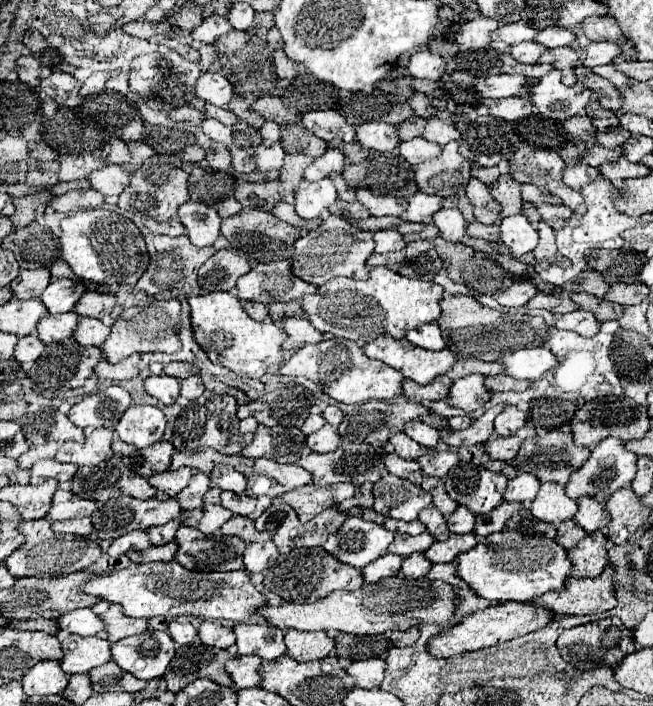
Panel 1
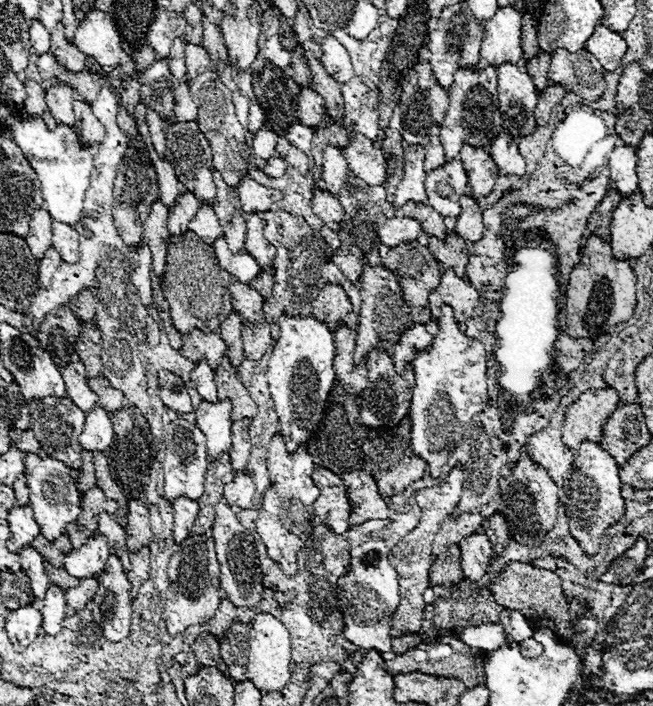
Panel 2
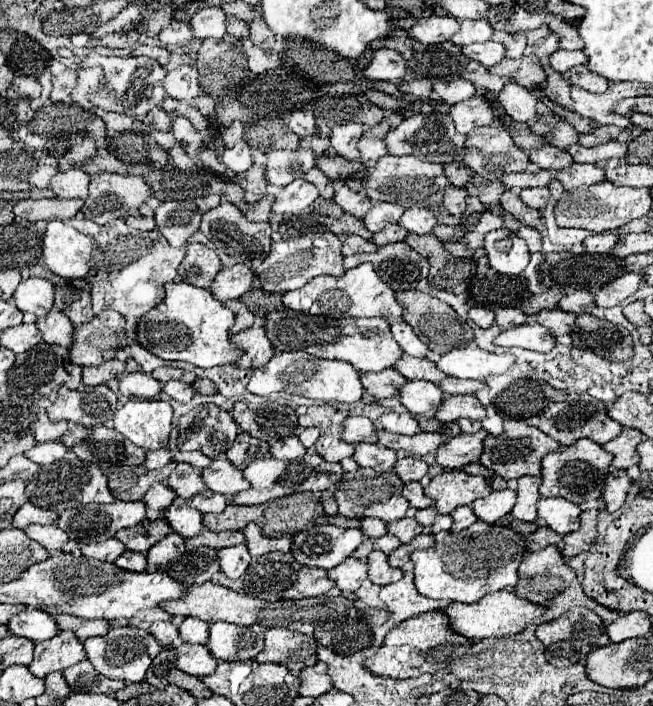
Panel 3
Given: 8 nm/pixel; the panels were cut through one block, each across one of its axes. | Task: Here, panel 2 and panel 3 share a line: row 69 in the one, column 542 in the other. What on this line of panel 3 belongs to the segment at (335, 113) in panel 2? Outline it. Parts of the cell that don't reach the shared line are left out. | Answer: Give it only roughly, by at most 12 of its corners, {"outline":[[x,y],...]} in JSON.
{"outline":[[542,310],[536,320],[554,336],[570,334],[574,314],[564,310]]}

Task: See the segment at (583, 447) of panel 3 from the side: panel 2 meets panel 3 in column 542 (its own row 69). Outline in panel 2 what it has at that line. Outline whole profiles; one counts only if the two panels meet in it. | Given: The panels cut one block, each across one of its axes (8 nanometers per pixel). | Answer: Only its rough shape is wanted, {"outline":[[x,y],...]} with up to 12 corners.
{"outline":[[458,68],[440,140],[490,146],[502,130],[496,68]]}

